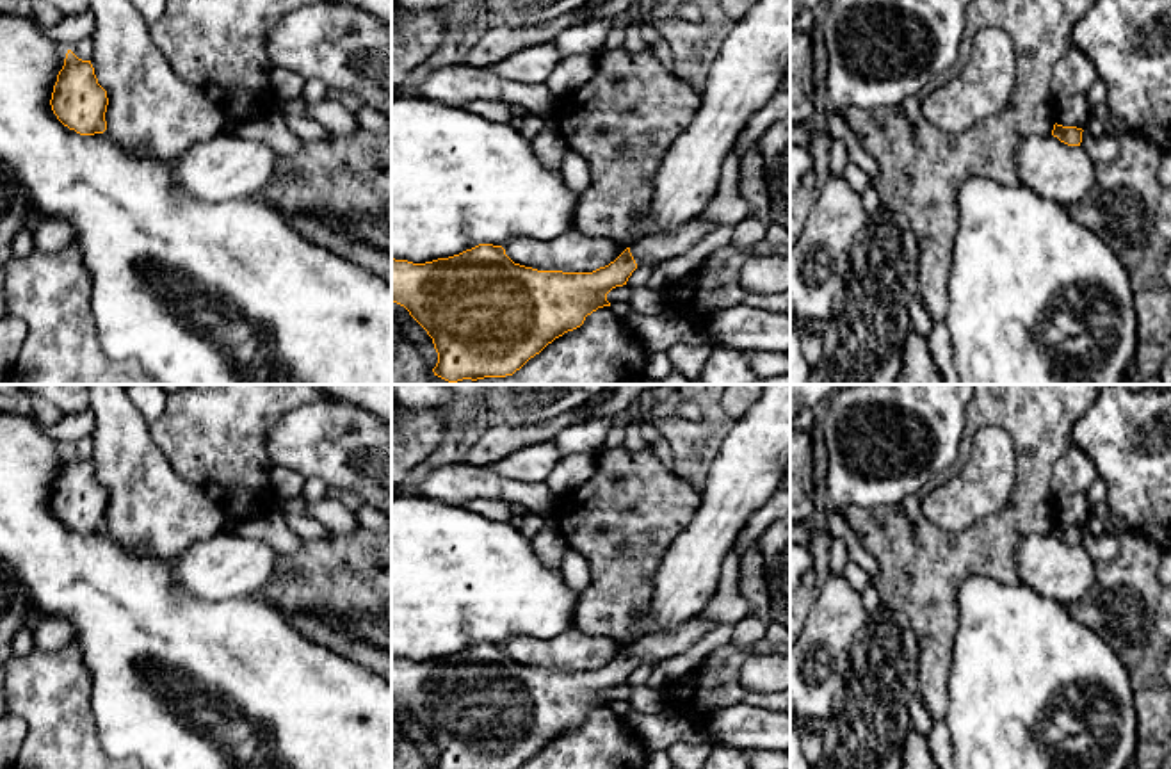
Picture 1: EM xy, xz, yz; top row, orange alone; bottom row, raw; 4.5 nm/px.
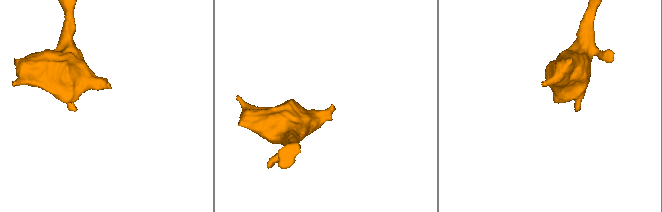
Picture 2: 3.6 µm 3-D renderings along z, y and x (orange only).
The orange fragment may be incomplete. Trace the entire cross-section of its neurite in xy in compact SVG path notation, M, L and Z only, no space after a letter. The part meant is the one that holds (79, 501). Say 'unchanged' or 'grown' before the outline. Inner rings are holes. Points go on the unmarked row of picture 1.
unchanged; M71 449L57 474L50 504L57 518L80 534L107 529L107 490L98 482L91 459L78 457Z

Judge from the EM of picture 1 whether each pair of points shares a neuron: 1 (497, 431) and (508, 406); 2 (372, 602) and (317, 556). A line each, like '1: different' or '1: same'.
1: different
2: same

